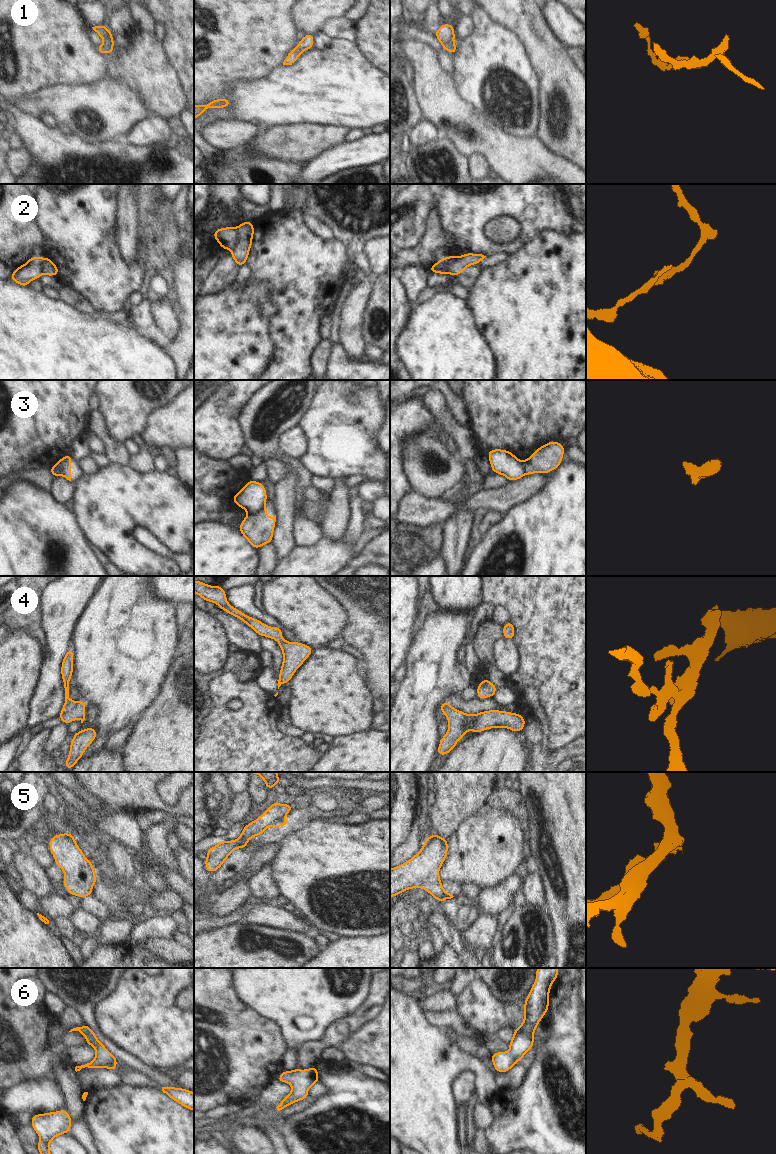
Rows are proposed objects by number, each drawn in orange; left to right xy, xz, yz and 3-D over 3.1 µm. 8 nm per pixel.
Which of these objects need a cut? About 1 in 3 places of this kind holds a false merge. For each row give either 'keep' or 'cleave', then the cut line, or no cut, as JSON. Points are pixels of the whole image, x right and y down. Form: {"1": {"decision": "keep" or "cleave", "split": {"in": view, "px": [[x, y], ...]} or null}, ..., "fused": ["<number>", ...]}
{"1": {"decision": "keep", "split": null}, "2": {"decision": "cleave", "split": {"in": "xz", "px": [[235, 228], [236, 245], [231, 250]]}}, "3": {"decision": "cleave", "split": {"in": "xz", "px": [[264, 505], [259, 510], [248, 515]]}}, "4": {"decision": "keep", "split": null}, "5": {"decision": "keep", "split": null}, "6": {"decision": "keep", "split": null}, "fused": ["2", "3"]}

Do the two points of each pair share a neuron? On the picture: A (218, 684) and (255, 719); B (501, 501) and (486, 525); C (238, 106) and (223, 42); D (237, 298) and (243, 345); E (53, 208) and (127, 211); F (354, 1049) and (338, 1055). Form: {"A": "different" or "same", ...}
{"A": "same", "B": "different", "C": "different", "D": "same", "E": "different", "F": "different"}

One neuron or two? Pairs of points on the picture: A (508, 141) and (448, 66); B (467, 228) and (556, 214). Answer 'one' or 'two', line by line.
A: two
B: one

